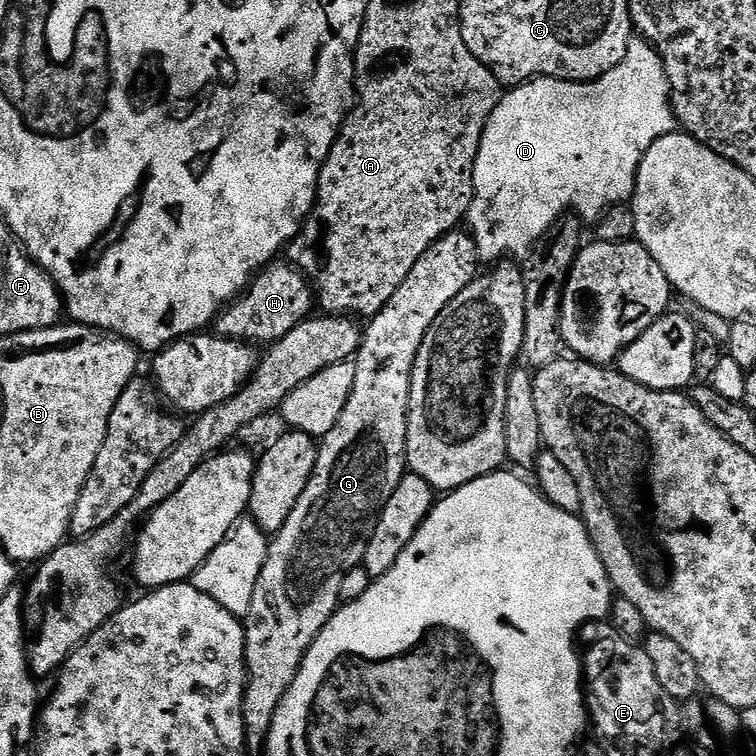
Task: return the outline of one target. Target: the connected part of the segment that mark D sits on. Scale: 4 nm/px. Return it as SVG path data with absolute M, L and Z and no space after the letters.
M643 38L632 39L626 50L626 58L622 58L622 62L618 62L618 66L614 66L614 70L610 70L605 76L599 76L597 80L569 82L537 78L505 91L500 97L494 114L490 114L490 118L486 122L486 130L482 134L482 142L474 162L474 198L466 217L466 224L469 224L467 227L470 229L472 239L476 242L476 249L481 261L504 262L509 258L516 258L512 256L527 257L536 247L536 243L550 230L550 226L554 226L554 222L569 210L585 221L596 222L616 204L631 201L642 158L650 150L650 146L654 146L654 142L658 142L660 136L675 132L677 128L678 121L676 113L672 109L672 97L668 90L668 79L666 70L660 61L660 54Z

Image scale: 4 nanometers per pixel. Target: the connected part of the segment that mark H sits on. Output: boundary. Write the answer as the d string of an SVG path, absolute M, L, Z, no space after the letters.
M280 263L261 268L252 283L221 311L214 321L215 335L225 340L243 340L253 346L271 346L313 315L314 288L308 277L291 263Z

